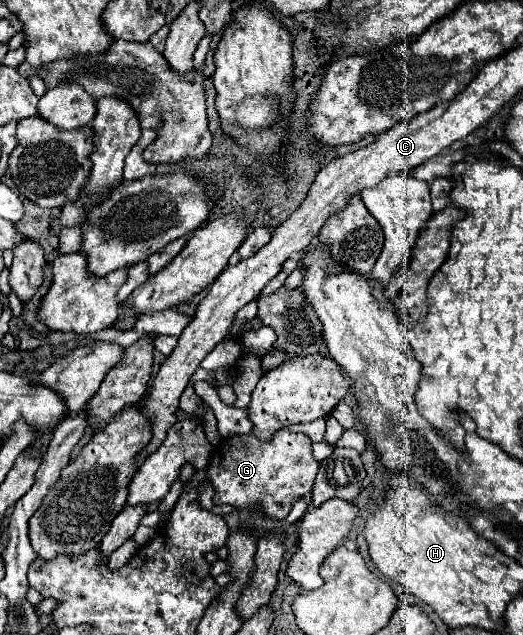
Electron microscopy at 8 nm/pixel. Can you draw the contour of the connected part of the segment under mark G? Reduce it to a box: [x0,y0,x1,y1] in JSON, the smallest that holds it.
[206,430,318,520]

